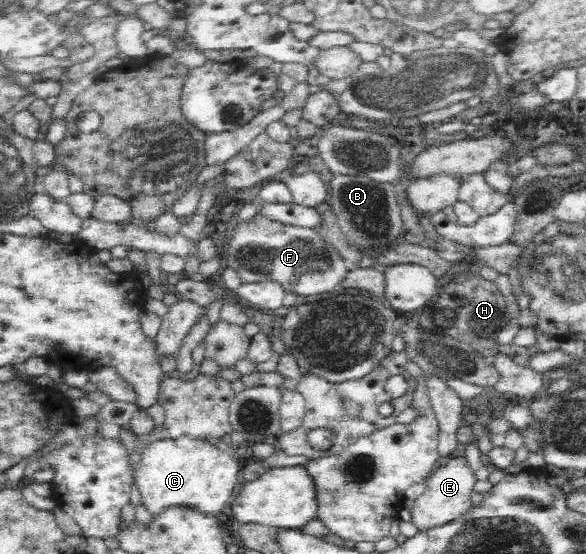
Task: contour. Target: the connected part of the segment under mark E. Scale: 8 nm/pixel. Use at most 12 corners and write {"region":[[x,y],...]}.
{"region":[[463,456],[445,459],[411,505],[420,532],[472,508],[477,479]]}

